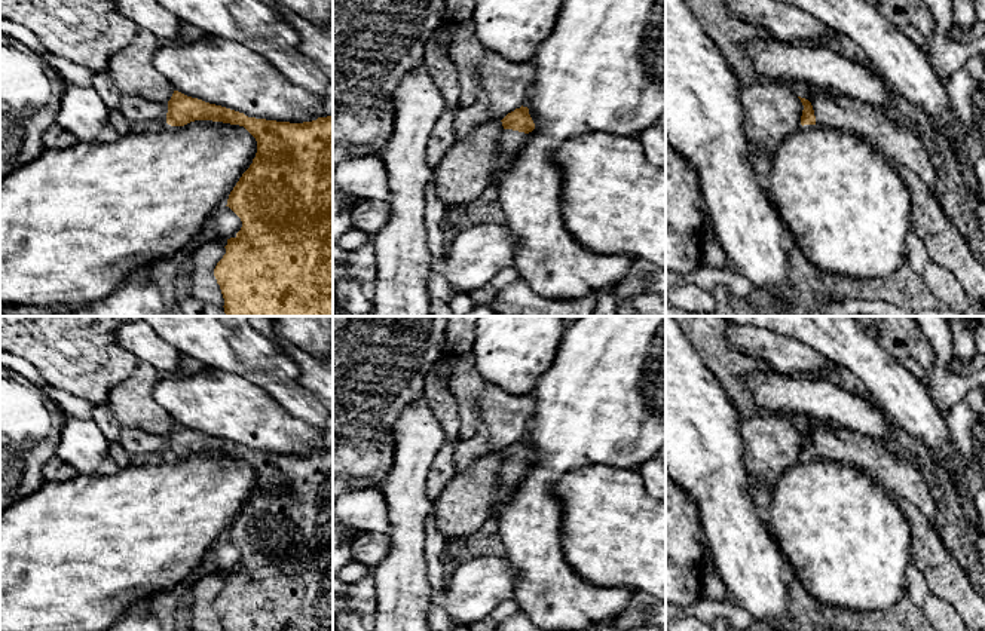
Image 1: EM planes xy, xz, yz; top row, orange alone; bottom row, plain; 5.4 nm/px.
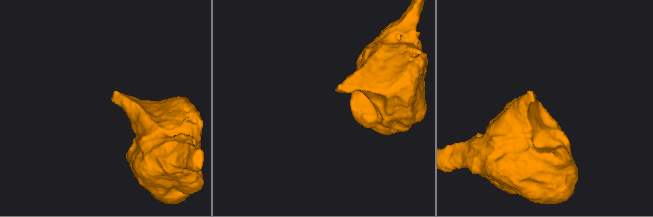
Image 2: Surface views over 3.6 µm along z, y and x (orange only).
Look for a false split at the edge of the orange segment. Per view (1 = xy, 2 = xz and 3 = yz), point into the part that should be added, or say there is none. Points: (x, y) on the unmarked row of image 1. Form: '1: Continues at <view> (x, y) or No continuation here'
1: No continuation here
2: Continues at xz (510, 474)
3: Continues at yz (847, 447)

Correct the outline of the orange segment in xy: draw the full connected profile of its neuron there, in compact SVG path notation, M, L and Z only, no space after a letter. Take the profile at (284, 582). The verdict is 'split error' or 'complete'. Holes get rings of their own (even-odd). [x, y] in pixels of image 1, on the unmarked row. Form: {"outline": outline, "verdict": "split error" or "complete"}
{"outline": "M174 423L166 456L184 459L195 453L239 457L257 474L256 490L226 537L241 551L242 560L227 572L226 586L214 601L223 631L333 631L333 448L303 456L256 451Z", "verdict": "complete"}

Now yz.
{"outline": "M816 428L811 435L798 431L804 438L802 459L828 459L863 471L888 491L918 506L937 529L937 505L912 463L891 453L880 441L848 429Z", "verdict": "split error"}

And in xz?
{"outline": "M523 438L508 445L501 454L504 463L499 469L498 494L492 508L492 517L496 520L502 508L510 502L520 480L527 472L527 466L535 462L529 441Z", "verdict": "split error"}

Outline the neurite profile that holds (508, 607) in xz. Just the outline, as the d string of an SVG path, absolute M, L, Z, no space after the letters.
M508 598L505 601L502 601L493 612L492 612L492 618L496 622L502 622L507 618L511 618L514 615L517 615L520 612L517 603L513 598Z

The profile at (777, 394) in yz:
M755 373L746 377L746 386L767 414L789 417L798 413L830 420L841 429L877 441L893 437L896 425L884 411L828 379L811 374Z

